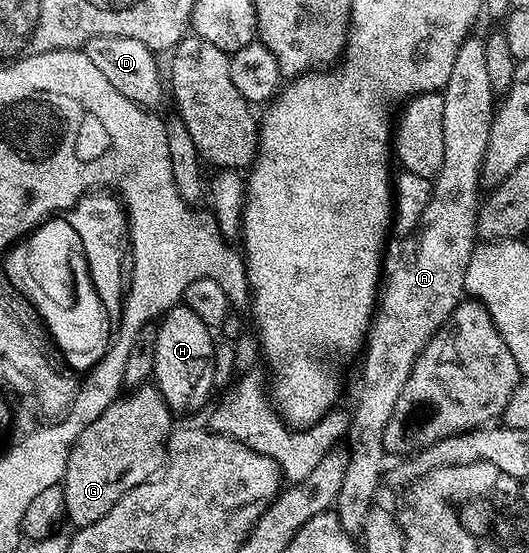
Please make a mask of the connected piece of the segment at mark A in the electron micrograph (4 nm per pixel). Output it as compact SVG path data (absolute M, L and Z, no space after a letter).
M477 37L468 38L462 45L462 49L458 49L458 57L454 57L454 69L450 69L450 81L446 81L446 85L443 89L443 97L445 104L443 106L443 140L445 141L445 160L442 161L441 171L434 178L432 183L432 196L430 201L426 205L426 213L422 213L420 218L420 226L415 231L409 233L408 236L403 240L404 248L400 251L400 260L392 267L392 272L387 272L386 282L383 284L382 290L378 295L378 306L376 308L375 316L372 320L372 325L368 329L368 337L366 340L366 346L363 348L362 356L364 355L364 369L360 373L360 392L356 395L356 408L350 411L351 423L347 430L347 443L352 445L352 451L350 450L350 456L348 458L348 468L346 469L346 477L342 481L342 489L338 489L338 497L334 504L334 510L337 515L340 516L342 521L342 529L346 529L353 535L353 537L359 536L363 532L364 526L366 525L366 517L370 513L370 509L374 505L372 499L376 495L376 490L379 489L380 483L382 487L382 476L385 474L386 466L384 467L384 458L386 458L386 452L384 450L384 429L388 424L388 419L391 417L394 411L394 405L402 389L406 385L406 381L410 377L412 372L412 366L416 364L416 357L422 353L422 349L427 343L432 340L433 335L440 330L441 327L447 323L450 316L454 313L454 309L459 305L465 298L466 292L464 289L464 282L466 281L466 265L470 265L470 257L472 251L476 248L478 242L478 236L476 234L476 212L480 210L482 202L482 172L484 170L484 158L486 157L486 145L490 141L490 125L492 124L492 116L495 115L498 108L497 96L492 94L490 89L490 76L486 73L486 57L484 56L484 42L483 38L476 39Z

